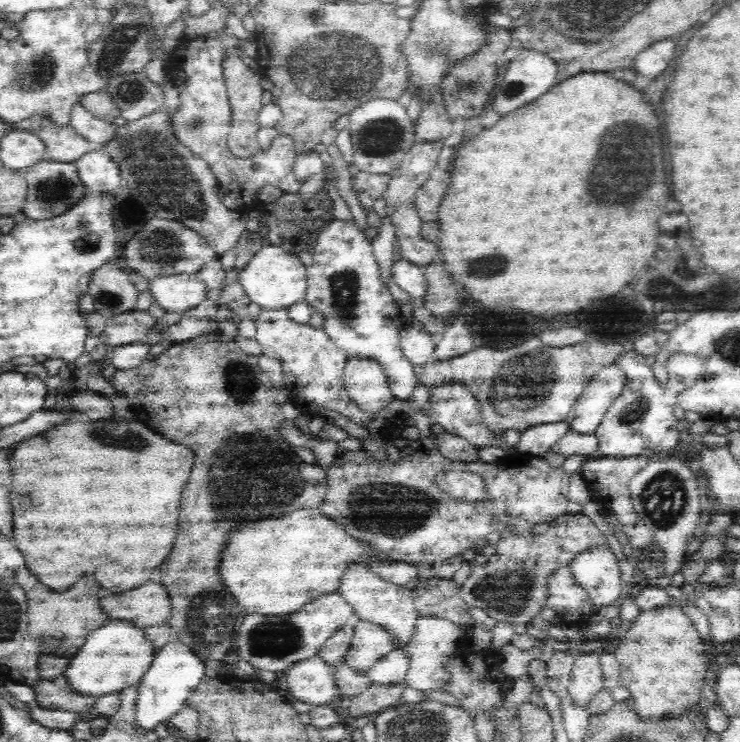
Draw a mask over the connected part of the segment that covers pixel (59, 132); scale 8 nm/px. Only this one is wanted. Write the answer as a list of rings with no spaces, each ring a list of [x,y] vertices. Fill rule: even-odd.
[[[34,115],[15,124],[16,129],[30,131],[46,145],[50,160],[74,163],[90,150],[90,144],[70,123],[58,125],[46,115]]]

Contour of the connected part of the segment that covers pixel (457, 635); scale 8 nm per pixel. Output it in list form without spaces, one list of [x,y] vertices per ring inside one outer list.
[[[426,615],[416,620],[414,632],[410,636],[410,642],[406,646],[409,657],[409,669],[405,676],[405,686],[414,690],[443,690],[447,684],[447,665],[448,655],[452,650],[460,646],[462,634],[458,630],[458,624],[438,618],[436,616]]]

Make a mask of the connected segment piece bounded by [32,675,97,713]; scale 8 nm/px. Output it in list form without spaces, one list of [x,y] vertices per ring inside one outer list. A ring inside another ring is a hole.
[[[64,675],[54,680],[38,680],[34,695],[39,707],[60,709],[70,713],[84,713],[96,704],[97,698],[78,694]]]

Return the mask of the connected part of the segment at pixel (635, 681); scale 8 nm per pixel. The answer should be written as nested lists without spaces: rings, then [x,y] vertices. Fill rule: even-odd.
[[[673,599],[670,604],[660,608],[641,610],[633,618],[630,629],[619,635],[617,645],[611,651],[619,664],[621,686],[628,686],[630,696],[634,699],[635,712],[642,718],[660,720],[664,717],[680,716],[692,712],[690,706],[697,705],[702,698],[707,658],[704,656],[705,644],[698,634],[699,631],[694,628],[693,620],[688,615],[687,605]]]

